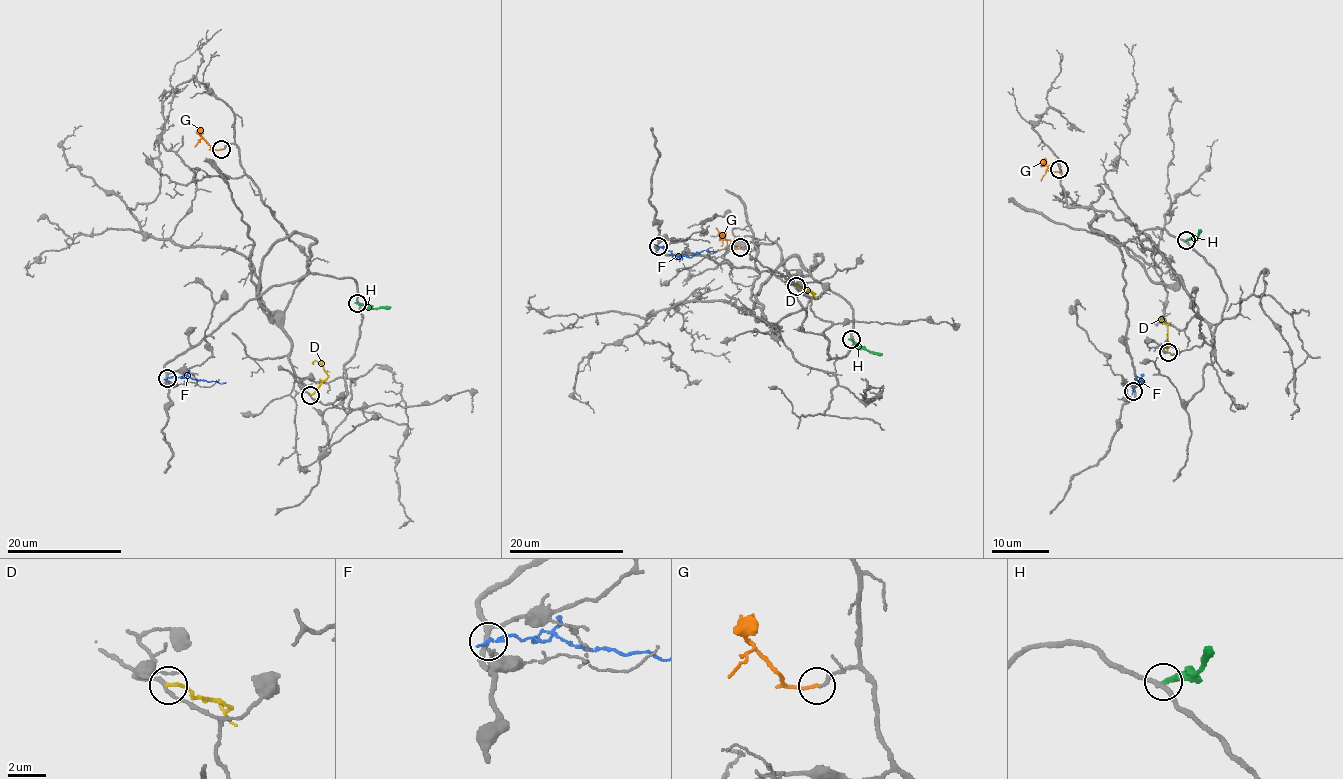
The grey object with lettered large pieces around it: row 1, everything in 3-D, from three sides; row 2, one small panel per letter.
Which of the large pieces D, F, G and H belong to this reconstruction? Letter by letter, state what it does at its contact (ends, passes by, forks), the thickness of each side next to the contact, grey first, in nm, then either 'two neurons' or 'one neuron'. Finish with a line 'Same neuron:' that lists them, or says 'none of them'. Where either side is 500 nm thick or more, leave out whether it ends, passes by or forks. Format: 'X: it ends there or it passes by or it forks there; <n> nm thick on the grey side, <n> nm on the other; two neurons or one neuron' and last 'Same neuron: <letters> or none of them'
D: it ends there; 190 nm thick on the grey side, 150 nm on the other; two neurons
F: it ends there; 240 nm thick on the grey side, 190 nm on the other; two neurons
G: it ends there; 220 nm thick on the grey side, 170 nm on the other; one neuron
H: it ends there; 280 nm thick on the grey side, 240 nm on the other; two neurons
Same neuron: G

